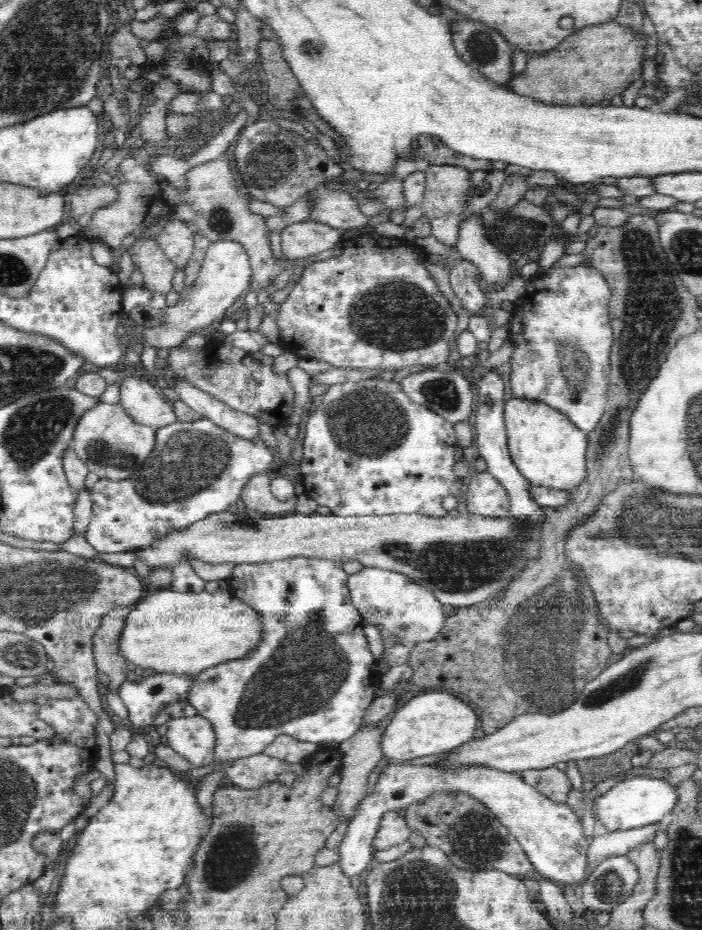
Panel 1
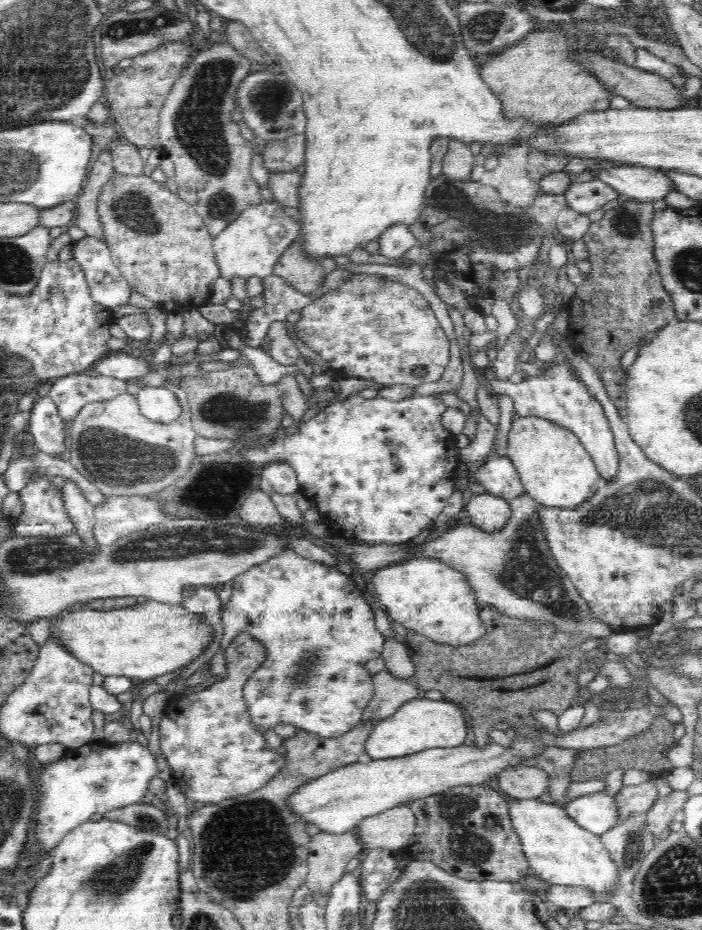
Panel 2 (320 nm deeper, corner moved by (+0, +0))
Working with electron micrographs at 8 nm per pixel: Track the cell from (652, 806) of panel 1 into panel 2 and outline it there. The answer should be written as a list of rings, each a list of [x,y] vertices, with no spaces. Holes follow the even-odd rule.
[[[604,791],[572,799],[564,809],[576,824],[597,835],[619,823],[614,797],[606,795]]]

